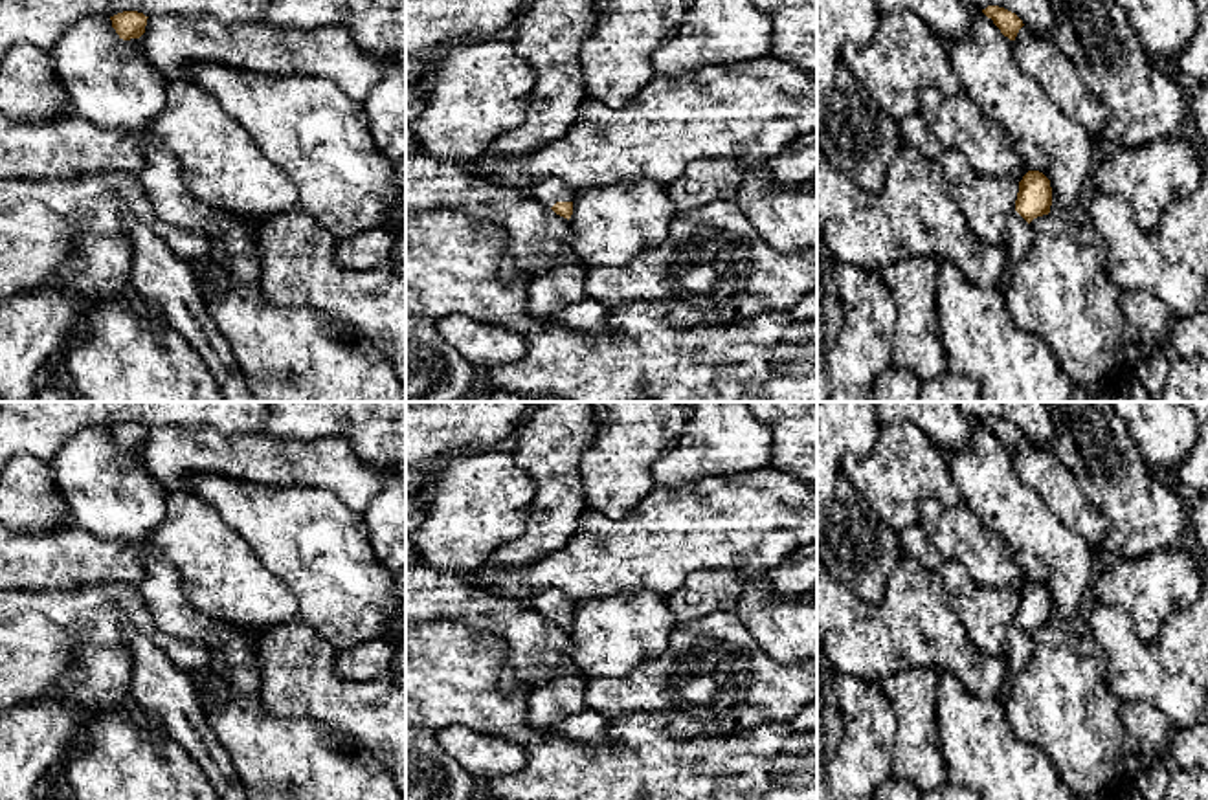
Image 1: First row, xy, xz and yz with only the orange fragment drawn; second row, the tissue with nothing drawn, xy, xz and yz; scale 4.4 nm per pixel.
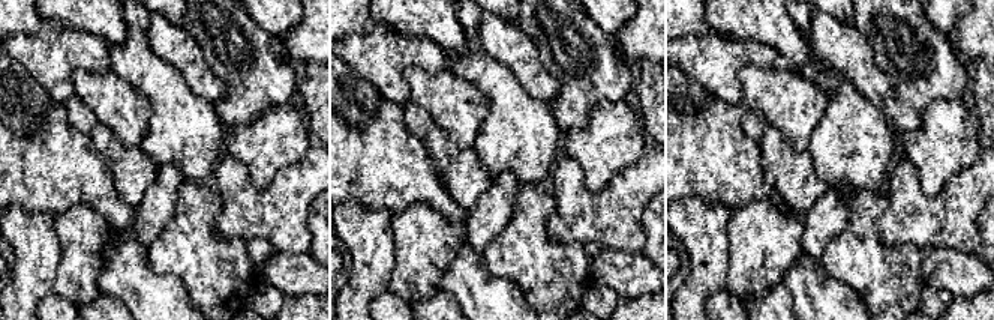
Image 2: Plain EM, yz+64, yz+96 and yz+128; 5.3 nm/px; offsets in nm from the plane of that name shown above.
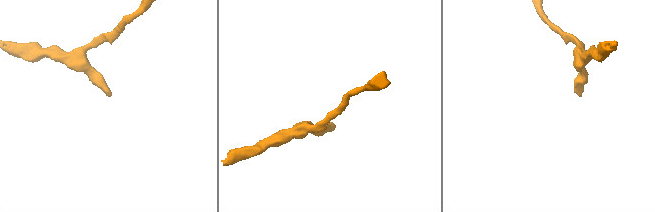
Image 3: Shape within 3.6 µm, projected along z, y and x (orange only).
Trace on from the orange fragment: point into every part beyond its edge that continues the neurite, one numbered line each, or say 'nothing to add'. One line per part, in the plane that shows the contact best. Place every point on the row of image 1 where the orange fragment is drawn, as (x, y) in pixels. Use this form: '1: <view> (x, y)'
1: xz (548, 191)

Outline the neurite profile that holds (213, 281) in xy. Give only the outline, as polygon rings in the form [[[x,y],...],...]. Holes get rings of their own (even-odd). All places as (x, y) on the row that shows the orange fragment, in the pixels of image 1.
[[[211,266],[207,270],[195,270],[195,273],[202,299],[224,295],[229,288],[228,273],[218,266]]]

